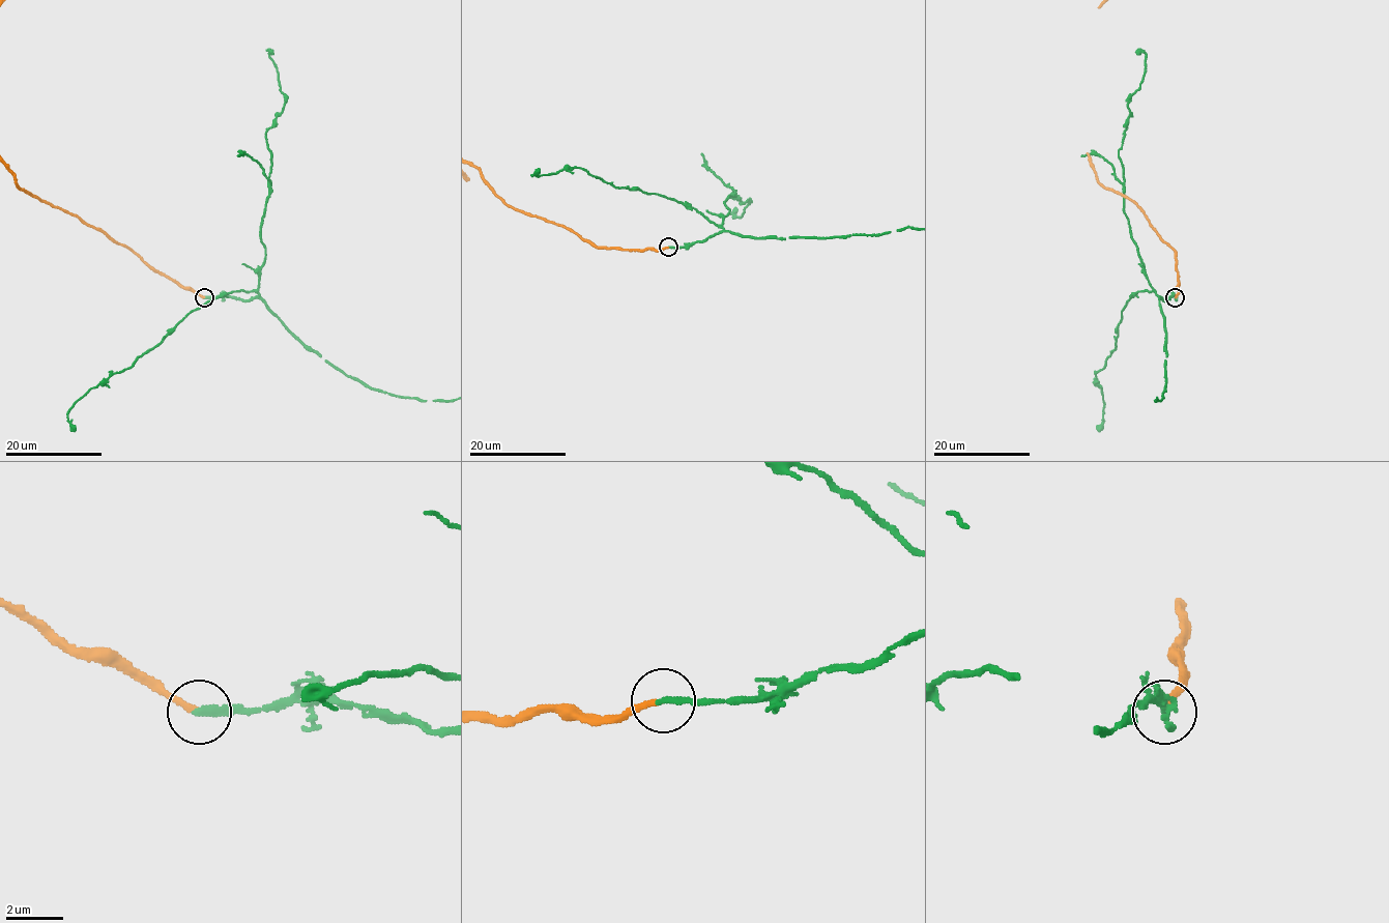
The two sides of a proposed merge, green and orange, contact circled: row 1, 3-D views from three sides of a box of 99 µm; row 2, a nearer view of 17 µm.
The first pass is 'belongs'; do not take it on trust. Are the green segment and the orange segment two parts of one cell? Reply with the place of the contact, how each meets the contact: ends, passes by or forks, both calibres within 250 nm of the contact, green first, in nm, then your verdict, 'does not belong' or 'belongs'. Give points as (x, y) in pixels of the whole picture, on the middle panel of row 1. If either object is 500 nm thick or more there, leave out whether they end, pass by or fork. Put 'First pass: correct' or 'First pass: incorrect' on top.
First pass: correct
place (668, 247); green ends; orange ends; calibres 240 and 190 nm; belongs

